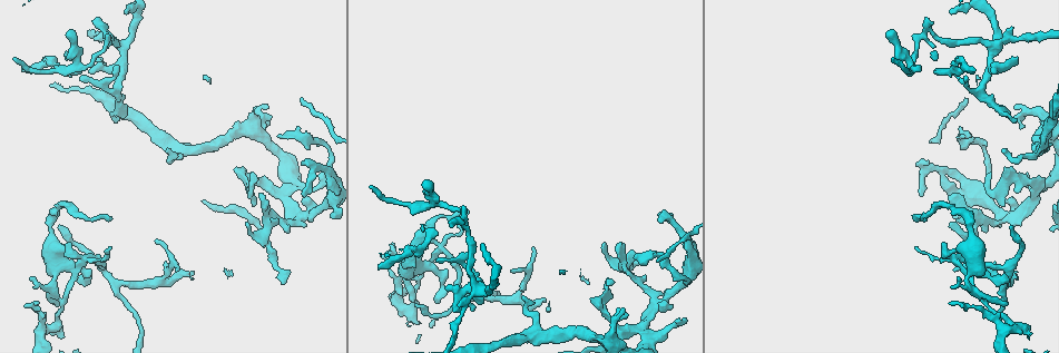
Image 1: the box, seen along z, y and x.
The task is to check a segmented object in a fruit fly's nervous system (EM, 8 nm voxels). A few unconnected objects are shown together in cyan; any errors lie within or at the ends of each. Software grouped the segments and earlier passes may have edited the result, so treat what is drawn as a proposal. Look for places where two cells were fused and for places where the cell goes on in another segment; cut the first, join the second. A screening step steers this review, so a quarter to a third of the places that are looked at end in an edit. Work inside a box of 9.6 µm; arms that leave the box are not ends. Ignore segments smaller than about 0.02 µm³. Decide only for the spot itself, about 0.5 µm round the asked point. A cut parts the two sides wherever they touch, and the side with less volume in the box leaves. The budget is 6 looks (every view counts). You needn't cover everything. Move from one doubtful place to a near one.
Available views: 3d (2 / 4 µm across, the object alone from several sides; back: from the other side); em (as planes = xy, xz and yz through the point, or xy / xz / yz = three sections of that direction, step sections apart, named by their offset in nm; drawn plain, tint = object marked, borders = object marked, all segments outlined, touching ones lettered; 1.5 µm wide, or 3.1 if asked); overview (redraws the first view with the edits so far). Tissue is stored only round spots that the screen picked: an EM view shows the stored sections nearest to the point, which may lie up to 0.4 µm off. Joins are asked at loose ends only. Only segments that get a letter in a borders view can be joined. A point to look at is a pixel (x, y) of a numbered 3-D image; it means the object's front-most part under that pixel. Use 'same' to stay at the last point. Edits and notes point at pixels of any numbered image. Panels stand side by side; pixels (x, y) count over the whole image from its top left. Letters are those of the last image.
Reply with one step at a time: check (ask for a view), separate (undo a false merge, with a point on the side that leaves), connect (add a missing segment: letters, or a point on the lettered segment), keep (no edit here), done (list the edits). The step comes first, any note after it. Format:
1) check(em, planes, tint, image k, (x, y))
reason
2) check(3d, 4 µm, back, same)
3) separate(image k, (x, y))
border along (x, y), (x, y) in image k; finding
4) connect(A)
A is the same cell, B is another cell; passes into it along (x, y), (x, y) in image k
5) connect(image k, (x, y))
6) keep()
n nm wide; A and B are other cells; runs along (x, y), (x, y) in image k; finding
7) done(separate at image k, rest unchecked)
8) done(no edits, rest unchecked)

check(em, xy, step 4, borders, image 1, (416, 305))
branch stops here

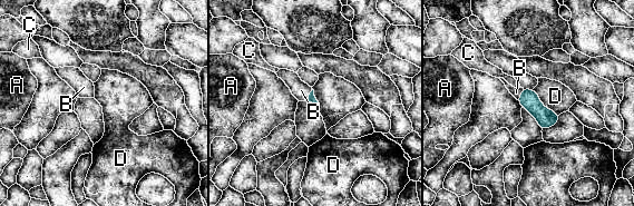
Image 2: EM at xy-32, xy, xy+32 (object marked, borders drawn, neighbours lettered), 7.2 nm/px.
check(em, planes, borders, same)

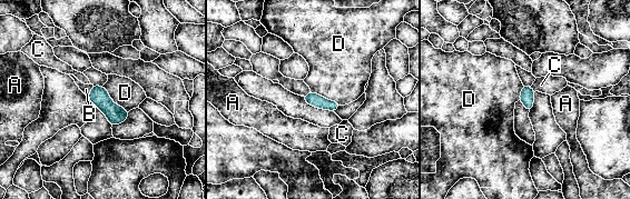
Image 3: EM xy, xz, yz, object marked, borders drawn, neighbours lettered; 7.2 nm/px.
connect(B)
B is the same cell, A, C and D are other cells; passes into it along (98, 96), (91, 90), (86, 89) in image 3; the cell continues

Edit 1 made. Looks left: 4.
check(overview)

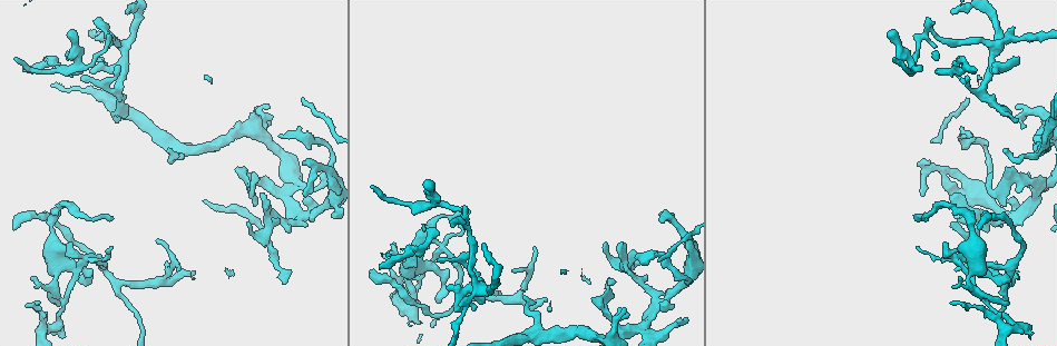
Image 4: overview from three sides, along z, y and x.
check(em, planes, borders, image 4, (471, 309))
an open end

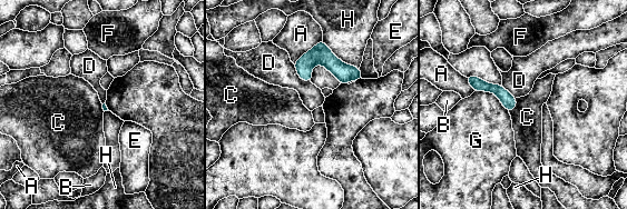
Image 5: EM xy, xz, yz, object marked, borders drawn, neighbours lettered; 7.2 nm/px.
keep()
A, B, C, D, E, F, G and H are other cells; border along (516, 98), (516, 106), (509, 111) in image 5; no lettered segment goes on from it

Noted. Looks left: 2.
done(connect at image 3, rest unchecked)

